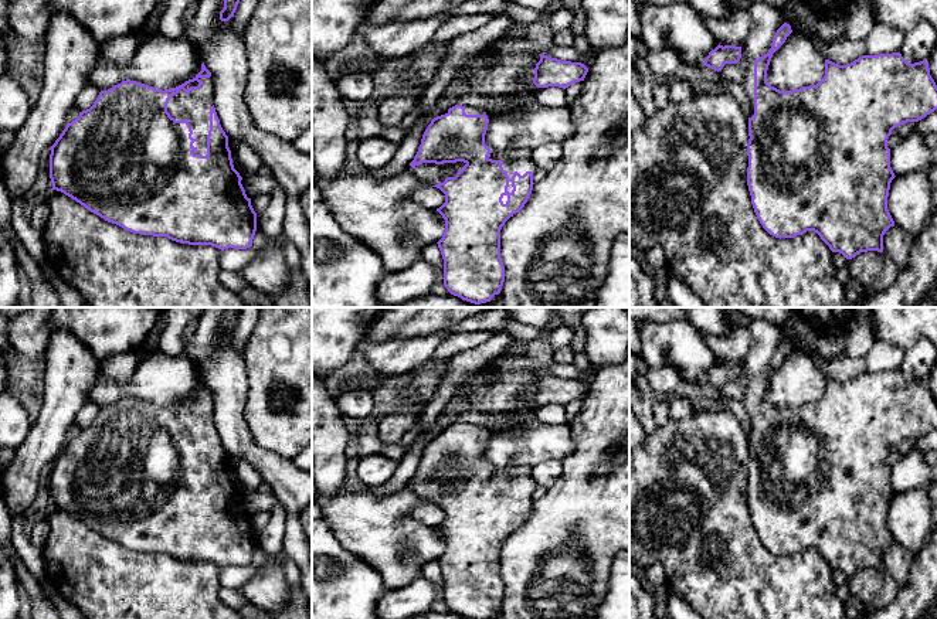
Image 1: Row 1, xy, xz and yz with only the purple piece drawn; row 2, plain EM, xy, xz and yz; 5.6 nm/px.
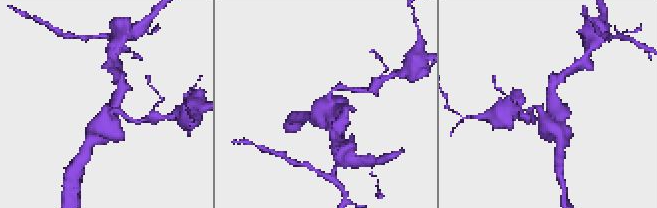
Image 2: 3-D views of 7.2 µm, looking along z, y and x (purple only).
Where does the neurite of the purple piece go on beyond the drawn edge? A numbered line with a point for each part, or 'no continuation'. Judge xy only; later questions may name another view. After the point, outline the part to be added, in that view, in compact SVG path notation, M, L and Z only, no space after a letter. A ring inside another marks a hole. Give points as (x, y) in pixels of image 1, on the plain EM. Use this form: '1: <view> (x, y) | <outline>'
1: xy (194, 424) | M213 394L198 395L203 401L200 407L191 407L186 411L183 407L177 412L170 414L167 429L176 438L187 436L196 458L193 463L197 466L194 472L207 472L207 452L210 448L210 425L214 422Z

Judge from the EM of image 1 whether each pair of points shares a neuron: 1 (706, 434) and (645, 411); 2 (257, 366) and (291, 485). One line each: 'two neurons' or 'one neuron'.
1: two neurons
2: two neurons

